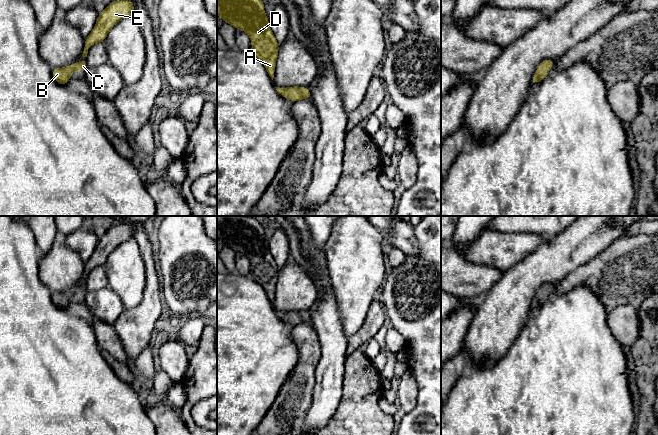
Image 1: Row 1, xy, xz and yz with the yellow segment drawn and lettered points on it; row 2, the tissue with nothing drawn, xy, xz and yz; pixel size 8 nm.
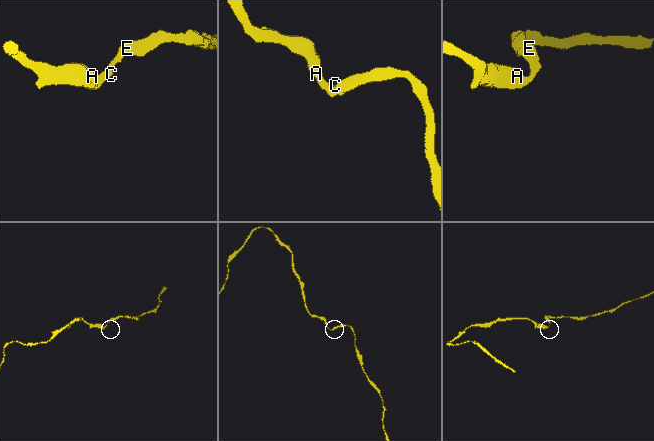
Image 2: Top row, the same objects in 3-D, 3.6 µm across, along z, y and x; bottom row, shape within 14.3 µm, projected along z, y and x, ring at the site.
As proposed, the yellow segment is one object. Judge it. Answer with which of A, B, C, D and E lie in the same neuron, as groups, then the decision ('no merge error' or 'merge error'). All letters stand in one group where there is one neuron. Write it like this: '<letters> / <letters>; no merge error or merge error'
A B C D E; no merge error

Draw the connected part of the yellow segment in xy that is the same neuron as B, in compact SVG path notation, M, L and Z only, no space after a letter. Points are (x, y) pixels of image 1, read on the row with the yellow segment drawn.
M116 0L108 4L107 7L99 13L98 20L87 38L85 38L85 47L83 51L83 60L73 63L67 67L52 69L52 77L56 82L67 85L70 81L69 75L79 70L84 71L88 50L95 43L101 43L106 39L110 29L120 20L133 15L134 3L131 0Z

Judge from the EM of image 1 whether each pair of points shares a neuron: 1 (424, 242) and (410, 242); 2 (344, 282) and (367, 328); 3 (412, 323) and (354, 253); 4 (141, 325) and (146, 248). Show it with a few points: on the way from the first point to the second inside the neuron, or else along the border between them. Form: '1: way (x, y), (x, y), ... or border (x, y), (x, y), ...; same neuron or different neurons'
1: border (413, 227), (416, 247), (419, 251), (415, 256); different neurons
2: border (373, 300), (363, 324), (348, 339); different neurons
3: border (386, 277), (382, 284); different neurons
4: way (150, 306), (150, 267); same neuron

